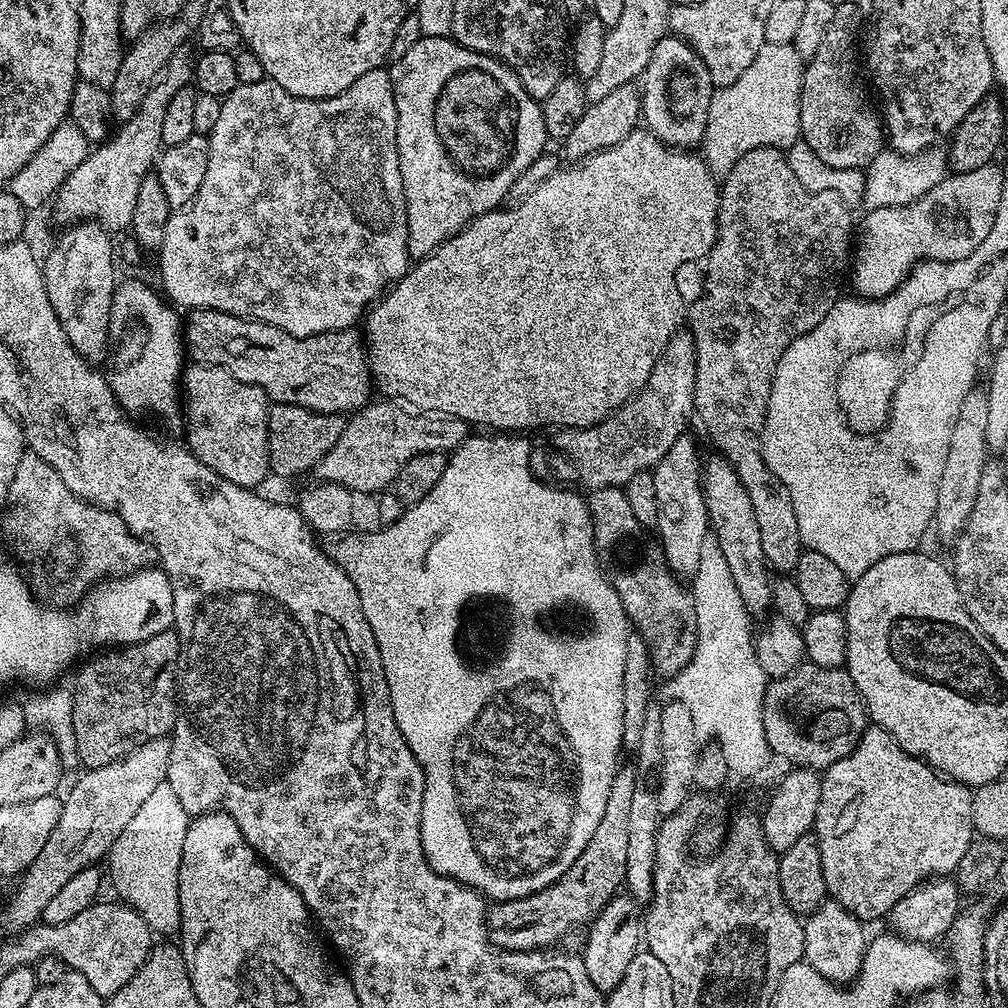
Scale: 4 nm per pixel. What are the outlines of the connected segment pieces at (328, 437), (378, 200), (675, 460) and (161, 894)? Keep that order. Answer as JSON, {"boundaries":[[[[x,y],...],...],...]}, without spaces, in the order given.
{"boundaries":[[[[273,403],[268,410],[268,467],[271,475],[273,477],[275,475],[300,476],[303,472],[311,473],[319,464],[320,459],[334,446],[334,442],[338,442],[338,438],[342,438],[345,423],[343,415],[331,416],[321,412],[311,412],[302,406]]],[[[387,67],[375,68],[374,70],[370,70],[370,74],[362,74],[362,78],[358,78],[358,82],[354,82],[354,86],[342,90],[342,94],[338,94],[334,98],[326,98],[325,100],[298,98],[294,94],[282,90],[282,86],[278,86],[273,80],[267,78],[262,82],[250,82],[249,84],[238,85],[229,96],[223,97],[220,101],[218,123],[214,126],[214,130],[208,136],[206,178],[202,178],[202,186],[198,189],[198,194],[193,198],[191,204],[189,204],[187,208],[173,211],[169,221],[166,222],[165,234],[158,251],[158,257],[160,257],[160,280],[164,283],[164,288],[162,287],[163,295],[167,297],[173,305],[179,306],[184,310],[209,308],[210,310],[225,312],[231,316],[242,316],[245,320],[261,320],[263,324],[278,326],[278,330],[286,330],[286,334],[294,334],[298,338],[317,336],[323,332],[342,332],[351,329],[353,326],[359,325],[362,317],[369,311],[369,309],[371,309],[372,305],[384,295],[386,289],[395,284],[396,281],[401,280],[401,278],[408,273],[410,267],[410,257],[408,254],[408,223],[406,222],[406,198],[404,197],[402,170],[400,169],[400,163],[398,162],[398,146],[396,145],[397,122],[398,114],[396,113],[396,107],[394,106],[392,73]]],[[[685,434],[678,438],[674,446],[667,452],[666,458],[656,464],[652,470],[654,488],[656,489],[656,500],[658,500],[658,520],[656,534],[659,534],[661,540],[658,540],[660,547],[664,552],[664,561],[672,569],[677,577],[687,578],[695,577],[704,545],[710,540],[710,525],[708,522],[708,507],[704,497],[704,477],[702,475],[702,455],[700,448],[696,445],[696,440],[692,434]]],[[[167,782],[160,784],[142,802],[142,807],[130,818],[126,830],[118,834],[114,846],[108,851],[106,865],[112,871],[112,884],[123,903],[132,907],[146,922],[146,926],[157,937],[172,938],[180,931],[182,910],[178,902],[178,870],[182,866],[182,846],[186,843],[186,830],[190,817],[182,810],[182,802],[178,802],[178,794],[170,790]]]]}

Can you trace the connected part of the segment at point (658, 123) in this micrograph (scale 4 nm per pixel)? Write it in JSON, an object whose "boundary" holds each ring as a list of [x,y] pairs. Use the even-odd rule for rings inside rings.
{"boundary":[[[666,34],[658,46],[654,46],[654,54],[650,54],[650,62],[642,77],[642,91],[642,120],[647,131],[672,148],[692,150],[703,145],[714,85],[710,70],[706,70],[706,62],[702,62],[681,36]]]}

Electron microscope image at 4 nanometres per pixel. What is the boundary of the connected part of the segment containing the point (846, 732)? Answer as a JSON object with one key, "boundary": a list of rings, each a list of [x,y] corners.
{"boundary":[[[807,662],[799,664],[790,674],[777,676],[769,683],[762,702],[762,726],[766,730],[769,753],[773,757],[781,756],[789,760],[789,765],[798,768],[823,770],[846,758],[846,754],[854,750],[860,735],[869,724],[864,699],[858,694],[847,667],[827,668]]]}

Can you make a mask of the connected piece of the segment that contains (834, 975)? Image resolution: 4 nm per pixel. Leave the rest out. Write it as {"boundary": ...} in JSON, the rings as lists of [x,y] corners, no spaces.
{"boundary":[[[828,898],[818,906],[818,910],[807,913],[803,921],[804,926],[804,960],[822,978],[841,986],[851,985],[859,976],[864,962],[864,949],[868,947],[870,940],[864,937],[865,925],[846,906],[842,906],[837,900]]]}

